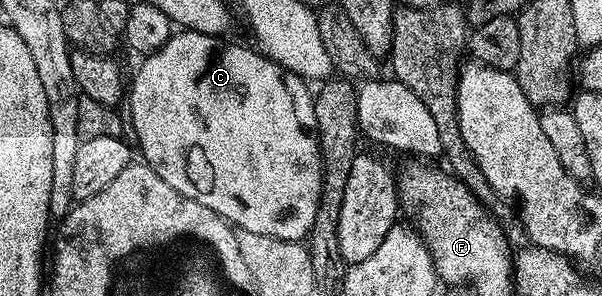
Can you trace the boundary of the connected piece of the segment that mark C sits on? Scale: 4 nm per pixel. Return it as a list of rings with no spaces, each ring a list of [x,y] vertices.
[[[181,29],[170,35],[159,50],[152,51],[140,60],[142,63],[138,65],[133,79],[131,75],[131,90],[127,95],[129,115],[133,118],[133,131],[137,134],[138,145],[141,146],[140,158],[148,163],[152,171],[159,173],[159,177],[163,177],[163,181],[167,181],[171,189],[183,193],[183,197],[191,197],[191,201],[199,201],[199,205],[207,205],[207,209],[211,209],[237,231],[261,233],[267,237],[275,237],[279,241],[292,243],[304,240],[315,221],[315,209],[319,207],[321,196],[321,146],[317,143],[314,96],[305,95],[301,103],[296,103],[293,100],[292,89],[285,84],[286,72],[279,64],[252,46],[240,47],[237,43],[225,42],[229,41],[216,35],[204,35],[198,31]]]

